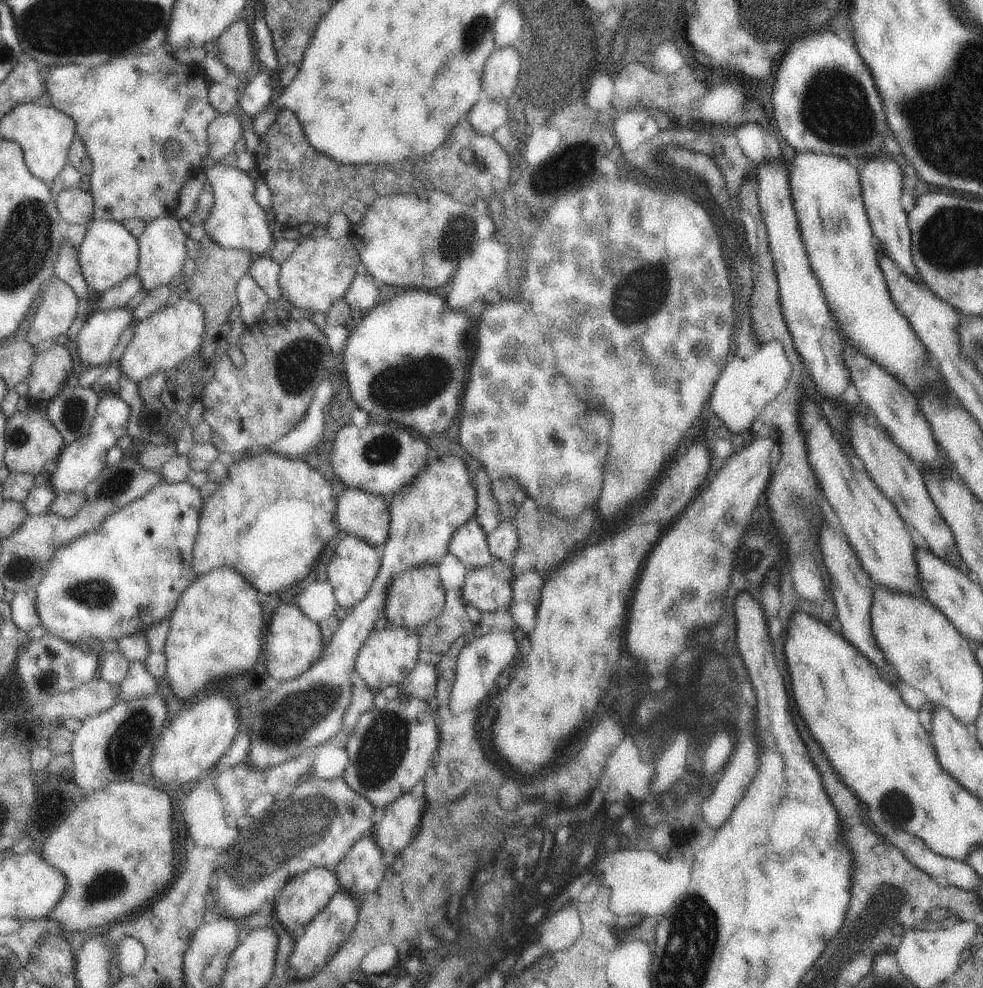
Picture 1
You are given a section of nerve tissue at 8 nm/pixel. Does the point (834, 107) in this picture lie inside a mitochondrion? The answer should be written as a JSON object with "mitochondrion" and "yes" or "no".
{"mitochondrion":"yes"}

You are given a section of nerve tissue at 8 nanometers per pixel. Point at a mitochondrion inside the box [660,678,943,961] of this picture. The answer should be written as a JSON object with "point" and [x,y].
{"point":[886,901]}

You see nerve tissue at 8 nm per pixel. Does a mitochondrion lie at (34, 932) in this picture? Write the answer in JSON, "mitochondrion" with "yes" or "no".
{"mitochondrion":"no"}

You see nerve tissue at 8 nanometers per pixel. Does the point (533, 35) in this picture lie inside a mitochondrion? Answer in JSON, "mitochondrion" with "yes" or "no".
{"mitochondrion":"yes"}

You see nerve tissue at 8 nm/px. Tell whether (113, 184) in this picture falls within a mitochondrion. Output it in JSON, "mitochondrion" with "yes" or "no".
{"mitochondrion":"no"}

